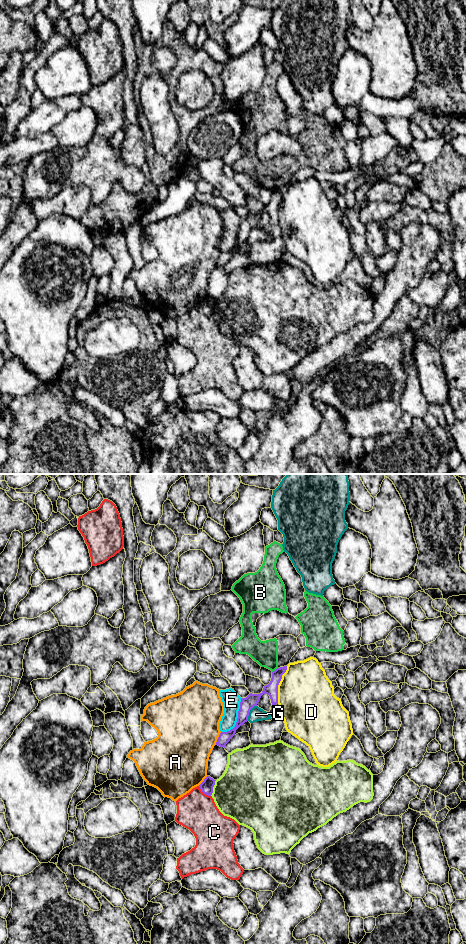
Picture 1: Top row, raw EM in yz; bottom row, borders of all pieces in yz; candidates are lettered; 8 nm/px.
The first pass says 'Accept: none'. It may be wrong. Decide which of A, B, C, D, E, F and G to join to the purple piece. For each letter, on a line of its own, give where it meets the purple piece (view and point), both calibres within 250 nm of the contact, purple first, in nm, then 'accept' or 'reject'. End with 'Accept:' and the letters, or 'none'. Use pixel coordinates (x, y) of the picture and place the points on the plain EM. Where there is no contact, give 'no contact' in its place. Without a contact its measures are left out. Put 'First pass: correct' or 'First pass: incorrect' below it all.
A: contact yz (218, 258); calibres 90 and 480 nm; reject
B: contact yz (275, 190); calibres 100 and 200 nm; reject
C: contact yz (204, 313); calibres 100 and 320 nm; reject
D: contact yz (278, 204); calibres 100 and 460 nm; reject
E: contact yz (237, 239); calibres 110 and 150 nm; reject
F: contact yz (212, 308); calibres 100 and 440 nm; reject
G: contact yz (249, 231); calibres 110 and 110 nm; reject
Accept: none
First pass: correct

